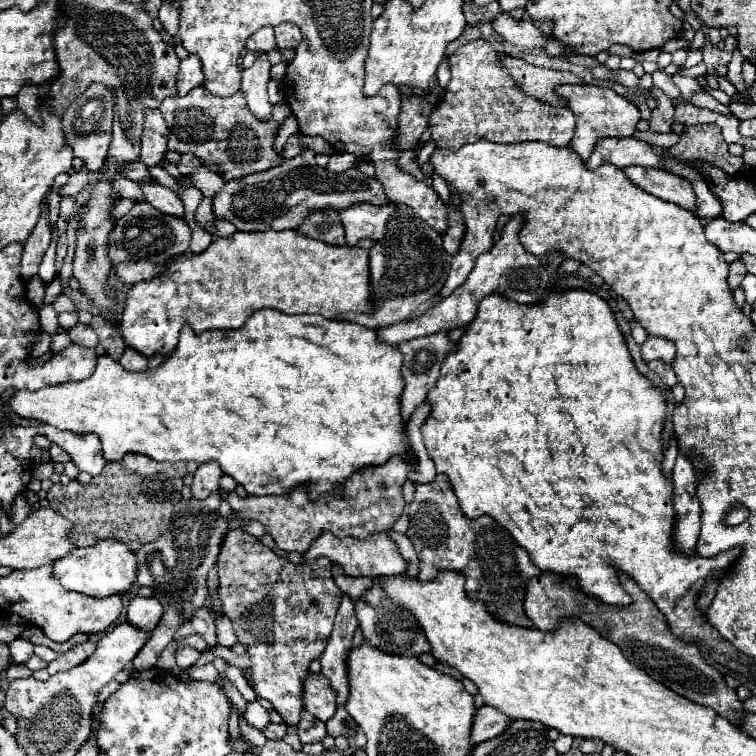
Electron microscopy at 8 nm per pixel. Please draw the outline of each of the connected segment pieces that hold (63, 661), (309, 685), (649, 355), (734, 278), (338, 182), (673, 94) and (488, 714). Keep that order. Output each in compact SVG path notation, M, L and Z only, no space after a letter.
M89 640L83 642L83 644L77 644L77 646L73 646L71 650L63 652L63 654L57 654L57 658L55 658L53 662L49 662L45 670L47 670L49 674L57 674L57 672L69 670L69 668L81 664L85 658L89 658L89 656L93 654L93 650L95 650L95 644L89 642Z
M313 672L307 674L307 678L303 680L301 698L303 698L303 708L323 722L327 722L337 710L335 694L329 688L329 680L323 674L313 674Z
M649 336L647 342L641 348L643 360L651 362L651 360L659 360L659 362L667 362L671 364L675 360L675 344L667 338L653 338Z
M735 260L733 264L731 264L731 268L729 268L729 288L731 290L735 290L739 284L741 284L741 280L743 280L743 276L747 274L747 268L743 266L743 262L741 260Z
M304 149L300 154L265 172L229 180L221 192L213 196L215 216L227 218L237 230L297 230L303 218L313 212L333 208L345 210L353 204L387 204L381 182L367 178L359 168L349 168L341 174L333 174L327 168L315 164L315 152Z
M655 70L655 72L653 72L653 86L657 86L659 90L663 90L669 98L679 98L679 90L677 90L677 86L673 84L671 76L665 74L663 70Z
M491 706L477 708L473 724L471 724L471 738L469 738L471 744L479 744L499 736L509 726L509 722L511 718L507 718L505 714L501 714L499 710Z

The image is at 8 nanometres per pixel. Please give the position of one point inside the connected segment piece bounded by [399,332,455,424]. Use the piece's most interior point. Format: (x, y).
(422, 357)

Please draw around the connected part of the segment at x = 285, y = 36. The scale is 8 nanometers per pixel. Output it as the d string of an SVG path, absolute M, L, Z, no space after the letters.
M283 22L279 26L273 28L275 30L275 40L279 48L297 48L301 42L301 30L291 24L291 22Z

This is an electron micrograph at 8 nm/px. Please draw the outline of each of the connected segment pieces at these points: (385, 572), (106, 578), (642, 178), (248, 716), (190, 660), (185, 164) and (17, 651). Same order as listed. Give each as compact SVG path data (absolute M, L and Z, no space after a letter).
M383 532L383 534L371 534L371 538L337 538L333 534L321 534L315 542L311 542L307 554L303 554L305 562L307 560L315 560L319 556L325 556L329 558L331 562L339 564L345 574L349 576L369 576L369 578L375 578L375 576L393 576L393 574L403 574L405 568L407 568L407 562L403 560L403 556L399 554L395 542Z
M103 540L87 548L75 548L71 550L71 554L67 554L67 558L59 558L59 562L53 564L53 576L61 582L63 588L97 598L127 592L135 584L135 574L137 574L135 554L125 544L111 540Z
M627 166L623 168L627 172L627 178L631 178L633 184L641 186L649 194L663 198L667 202L673 202L685 210L695 208L695 194L691 188L691 182L667 172L663 168L645 168L645 166Z
M251 702L245 710L245 720L249 726L263 730L269 724L269 712L259 702Z
M181 646L181 648L177 650L175 658L177 658L177 666L185 670L185 668L189 668L189 666L195 664L195 660L199 658L199 652L197 652L195 648L191 648L191 646Z
M186 153L181 156L180 161L177 163L177 167L179 172L182 175L187 175L190 172L199 169L199 168L208 168L212 167L206 166L203 162L201 162L195 155L191 153Z
M15 638L15 640L9 644L13 662L15 662L15 664L25 664L25 662L33 656L33 648L35 648L35 644L33 644L31 640L27 640L27 638Z

